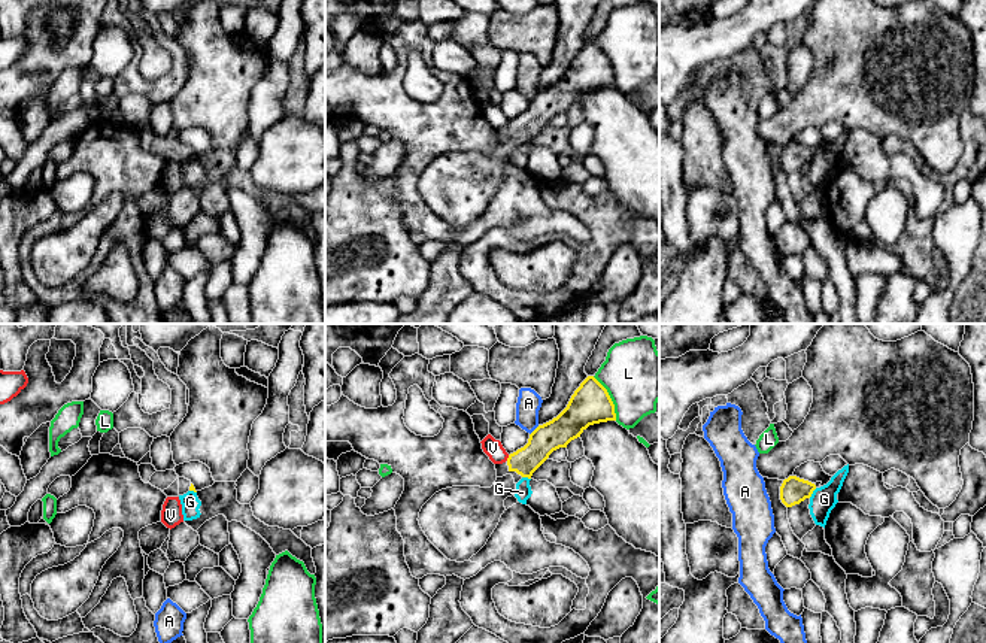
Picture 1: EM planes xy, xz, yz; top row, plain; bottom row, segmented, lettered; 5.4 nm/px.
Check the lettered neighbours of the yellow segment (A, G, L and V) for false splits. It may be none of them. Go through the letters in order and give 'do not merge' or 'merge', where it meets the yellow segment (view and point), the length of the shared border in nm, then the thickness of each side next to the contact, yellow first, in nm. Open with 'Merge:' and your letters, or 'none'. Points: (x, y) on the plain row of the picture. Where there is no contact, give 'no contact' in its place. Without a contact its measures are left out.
Merge: none
A: do not merge; contact xz (534, 96); length 80 nm; calibres 160 and 130 nm
G: do not merge; contact yz (812, 158); length 70 nm; calibres 140 and 140 nm
L: do not merge; contact xz (610, 64); length 280 nm; calibres 220 and 360 nm
V: do not merge; contact xz (507, 124); length 40 nm; calibres 160 and 100 nm

